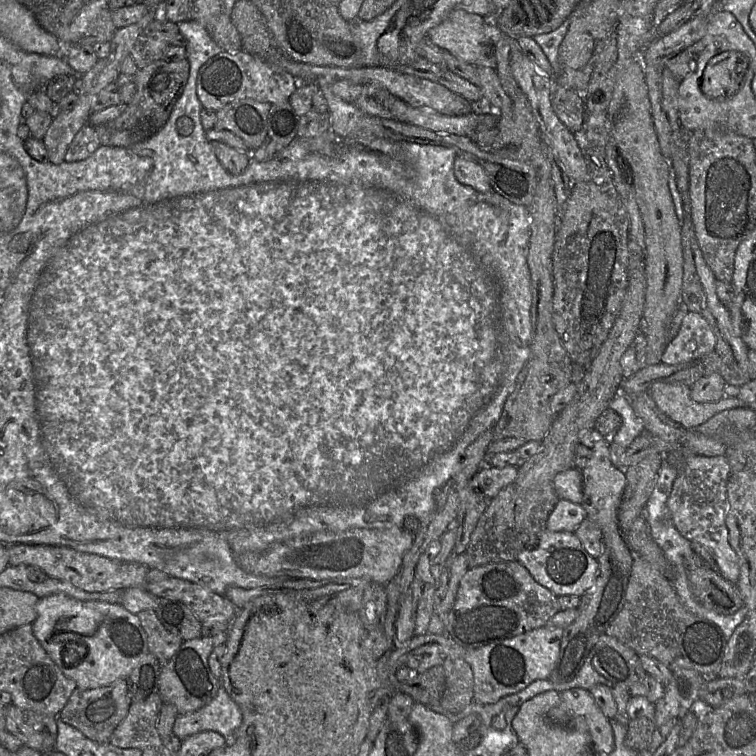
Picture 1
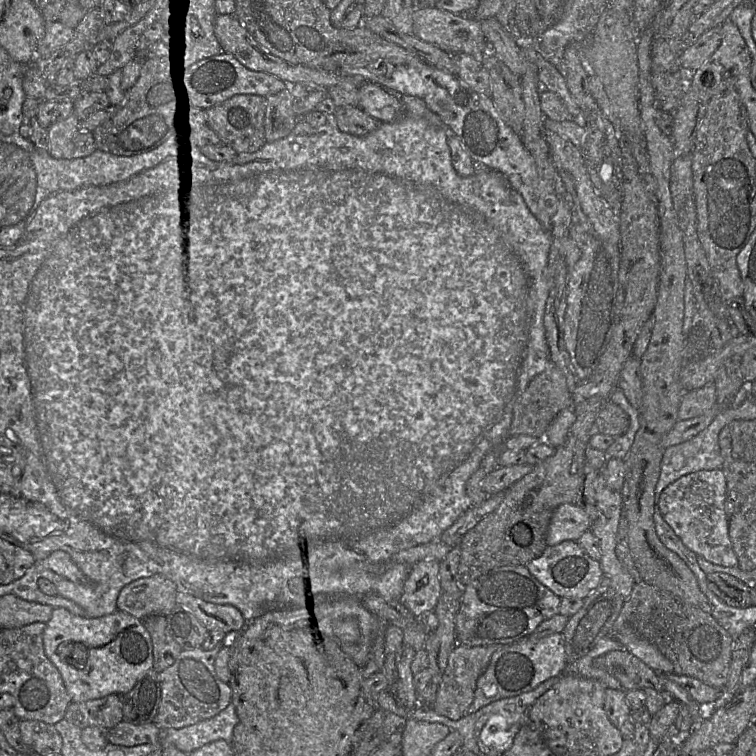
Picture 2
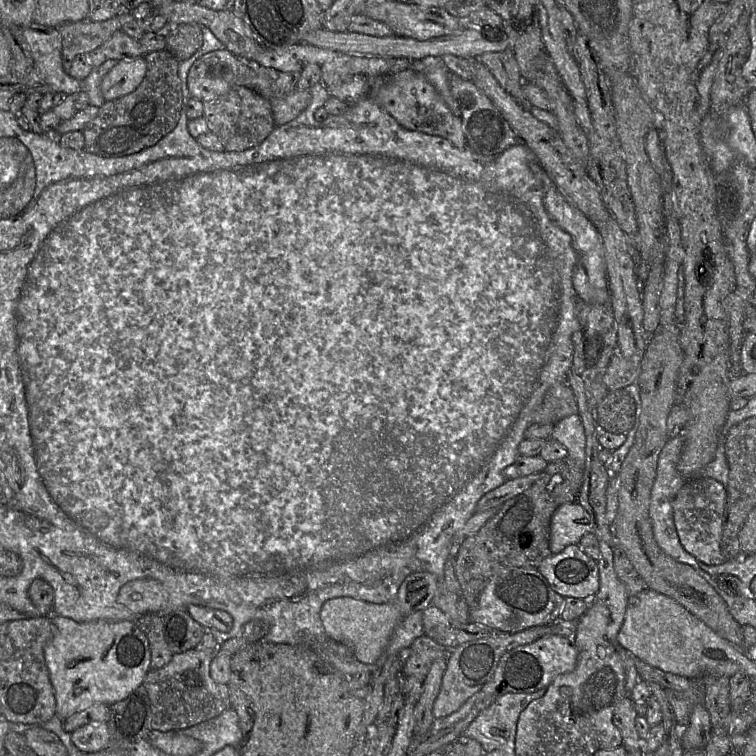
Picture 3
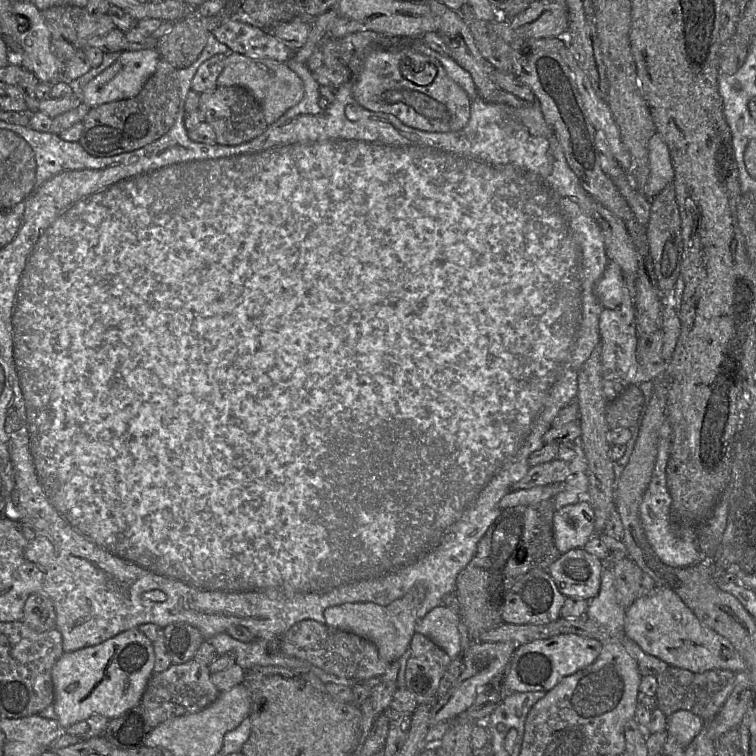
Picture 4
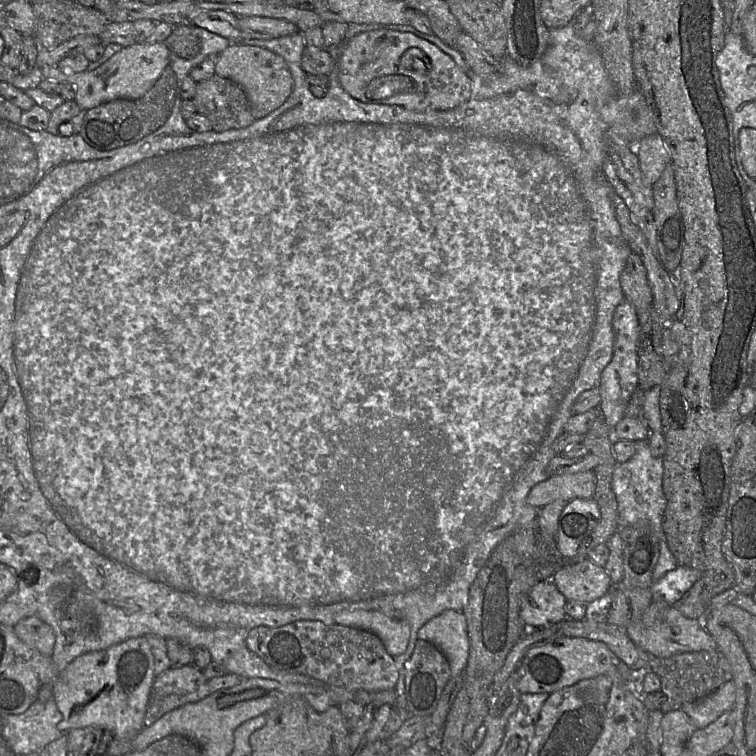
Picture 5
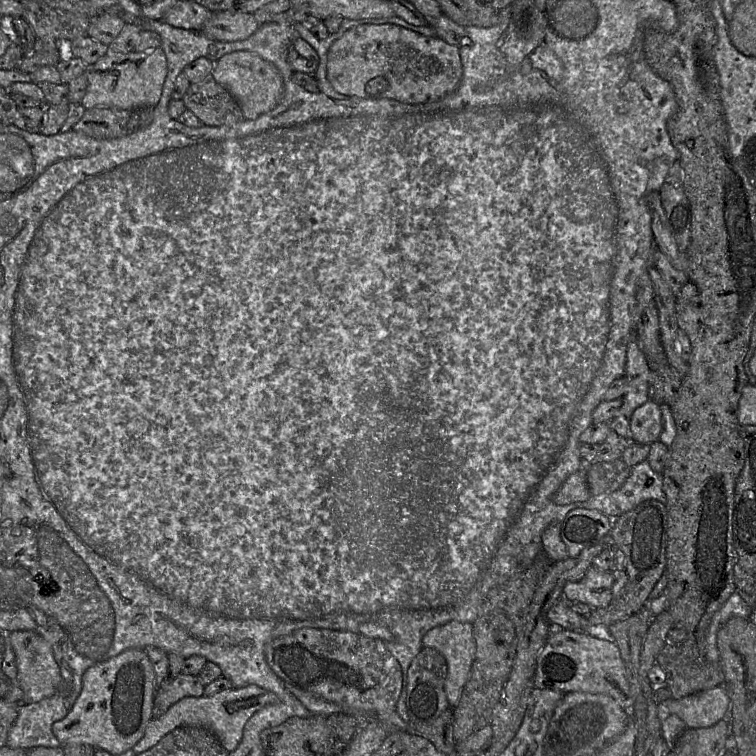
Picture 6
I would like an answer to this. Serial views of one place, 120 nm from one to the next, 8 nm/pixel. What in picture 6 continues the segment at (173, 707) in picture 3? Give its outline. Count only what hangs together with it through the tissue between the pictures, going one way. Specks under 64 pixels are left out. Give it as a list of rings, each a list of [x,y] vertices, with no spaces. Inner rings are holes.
[[[180,673],[176,677],[169,677],[160,685],[155,693],[152,709],[152,719],[164,715],[171,706],[185,697],[201,697],[205,686],[199,676]]]

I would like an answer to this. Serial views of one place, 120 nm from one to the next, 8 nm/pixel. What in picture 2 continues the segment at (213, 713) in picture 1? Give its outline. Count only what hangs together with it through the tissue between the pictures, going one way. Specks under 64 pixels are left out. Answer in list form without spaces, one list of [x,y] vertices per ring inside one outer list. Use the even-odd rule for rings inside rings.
[[[231,702],[216,716],[198,723],[175,729],[160,730],[159,747],[174,746],[187,755],[217,740],[225,740],[231,744],[233,731],[239,717]]]

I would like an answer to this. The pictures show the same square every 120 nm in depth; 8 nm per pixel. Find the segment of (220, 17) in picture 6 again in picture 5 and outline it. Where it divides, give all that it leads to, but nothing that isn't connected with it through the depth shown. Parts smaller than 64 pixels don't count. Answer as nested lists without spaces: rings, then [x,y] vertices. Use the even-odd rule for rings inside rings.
[[[260,16],[239,17],[239,28],[242,40],[268,40],[298,32],[287,20]]]

